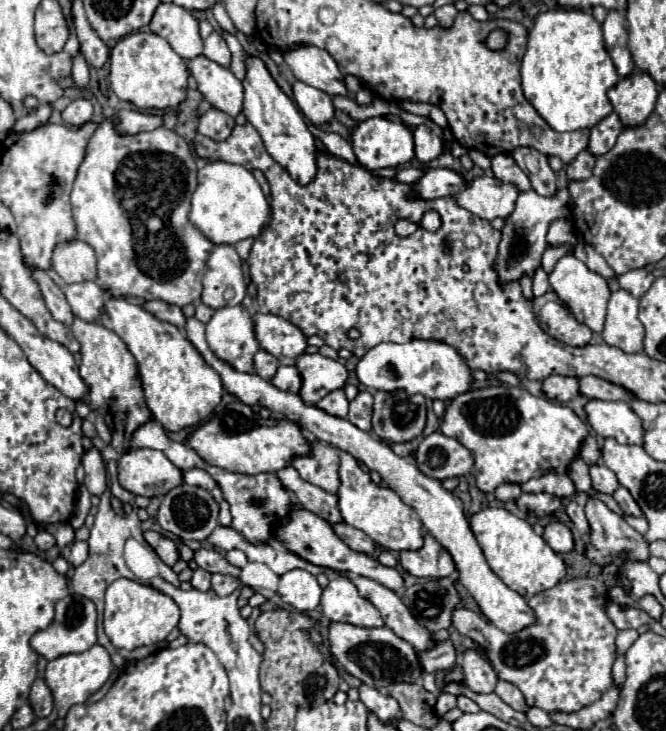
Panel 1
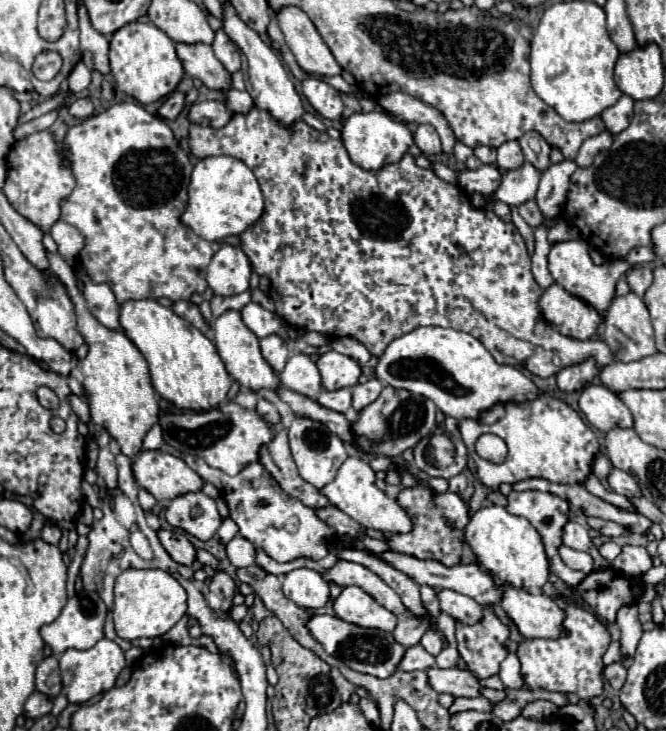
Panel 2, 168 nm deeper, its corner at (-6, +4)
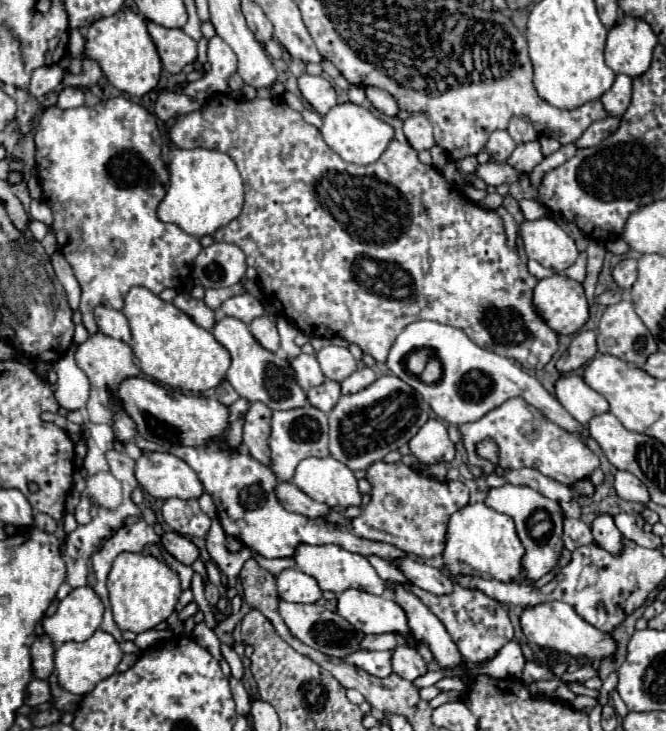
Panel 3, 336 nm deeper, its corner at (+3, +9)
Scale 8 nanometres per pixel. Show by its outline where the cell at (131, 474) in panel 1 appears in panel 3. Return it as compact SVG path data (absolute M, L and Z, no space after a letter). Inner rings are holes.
M143 453L135 463L135 477L155 499L199 499L205 493L197 473L171 453Z

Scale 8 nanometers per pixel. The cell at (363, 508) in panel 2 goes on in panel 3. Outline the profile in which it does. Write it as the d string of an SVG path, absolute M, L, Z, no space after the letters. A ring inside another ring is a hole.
M307 457L307 459L303 459L297 465L295 475L293 475L291 481L303 493L307 493L315 501L325 503L329 507L345 509L349 505L361 505L361 493L357 491L357 479L355 479L353 471L345 469L345 465L341 465L339 461L333 461L333 457Z

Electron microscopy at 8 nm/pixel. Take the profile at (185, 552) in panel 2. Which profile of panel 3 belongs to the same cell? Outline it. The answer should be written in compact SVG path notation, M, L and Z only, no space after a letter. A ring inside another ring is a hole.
M167 531L161 537L161 543L183 565L193 565L193 561L199 559L199 549L191 543L191 539L187 539L175 531Z

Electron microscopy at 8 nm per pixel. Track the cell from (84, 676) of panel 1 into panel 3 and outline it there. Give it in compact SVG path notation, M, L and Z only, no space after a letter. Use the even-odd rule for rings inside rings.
M97 629L87 641L83 643L75 643L75 641L67 641L63 643L57 653L55 653L55 671L59 677L59 685L75 695L87 695L89 691L93 691L93 687L111 677L119 665L123 657L123 651L119 647L119 643L113 639L113 635Z

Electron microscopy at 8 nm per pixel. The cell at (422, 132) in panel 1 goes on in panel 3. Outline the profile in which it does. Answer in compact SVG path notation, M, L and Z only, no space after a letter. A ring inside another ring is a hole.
M411 115L409 119L405 119L403 133L405 133L409 145L415 151L431 149L435 145L435 141L433 141L433 127L429 125L425 115Z

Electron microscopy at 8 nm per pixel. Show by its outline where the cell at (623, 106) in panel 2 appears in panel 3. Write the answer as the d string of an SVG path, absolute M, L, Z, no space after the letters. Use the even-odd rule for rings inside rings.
M619 73L613 87L601 97L601 103L605 105L605 111L613 117L621 117L631 101L631 77Z

